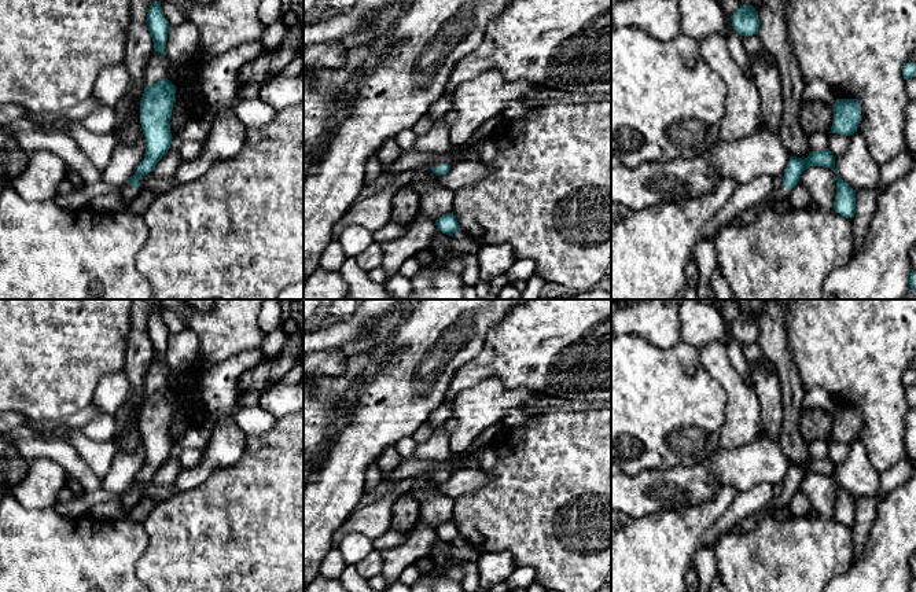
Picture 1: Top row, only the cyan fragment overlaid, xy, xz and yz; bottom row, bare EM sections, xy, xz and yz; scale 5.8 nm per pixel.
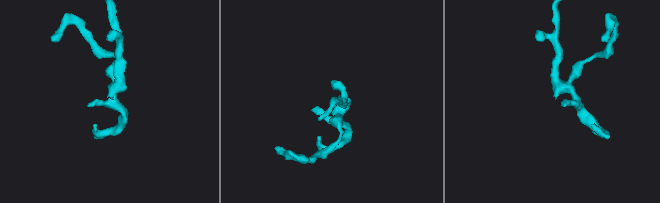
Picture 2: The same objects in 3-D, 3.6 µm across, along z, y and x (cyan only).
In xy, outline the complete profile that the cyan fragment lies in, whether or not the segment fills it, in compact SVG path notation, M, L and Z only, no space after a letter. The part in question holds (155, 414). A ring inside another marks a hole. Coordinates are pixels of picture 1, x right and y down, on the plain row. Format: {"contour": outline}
{"contour": "M168 386L146 394L140 408L140 431L146 445L144 467L133 485L121 496L125 511L130 511L141 499L139 486L150 481L172 452L170 427L176 393Z"}

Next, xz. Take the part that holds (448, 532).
{"contour": "M446 521L435 527L437 537L442 541L453 544L453 541L460 536L457 526L453 521Z"}

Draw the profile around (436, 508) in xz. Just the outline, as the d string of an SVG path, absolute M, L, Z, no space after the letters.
M412 489L420 505L419 522L437 527L446 521L452 521L455 499L438 493L435 489Z

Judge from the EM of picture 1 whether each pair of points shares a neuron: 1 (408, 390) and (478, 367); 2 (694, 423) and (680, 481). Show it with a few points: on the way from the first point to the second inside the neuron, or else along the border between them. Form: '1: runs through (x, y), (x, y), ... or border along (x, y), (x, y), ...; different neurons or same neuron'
1: border along (482, 346), (475, 356), (459, 368); different neurons
2: border along (705, 463), (651, 470); different neurons

